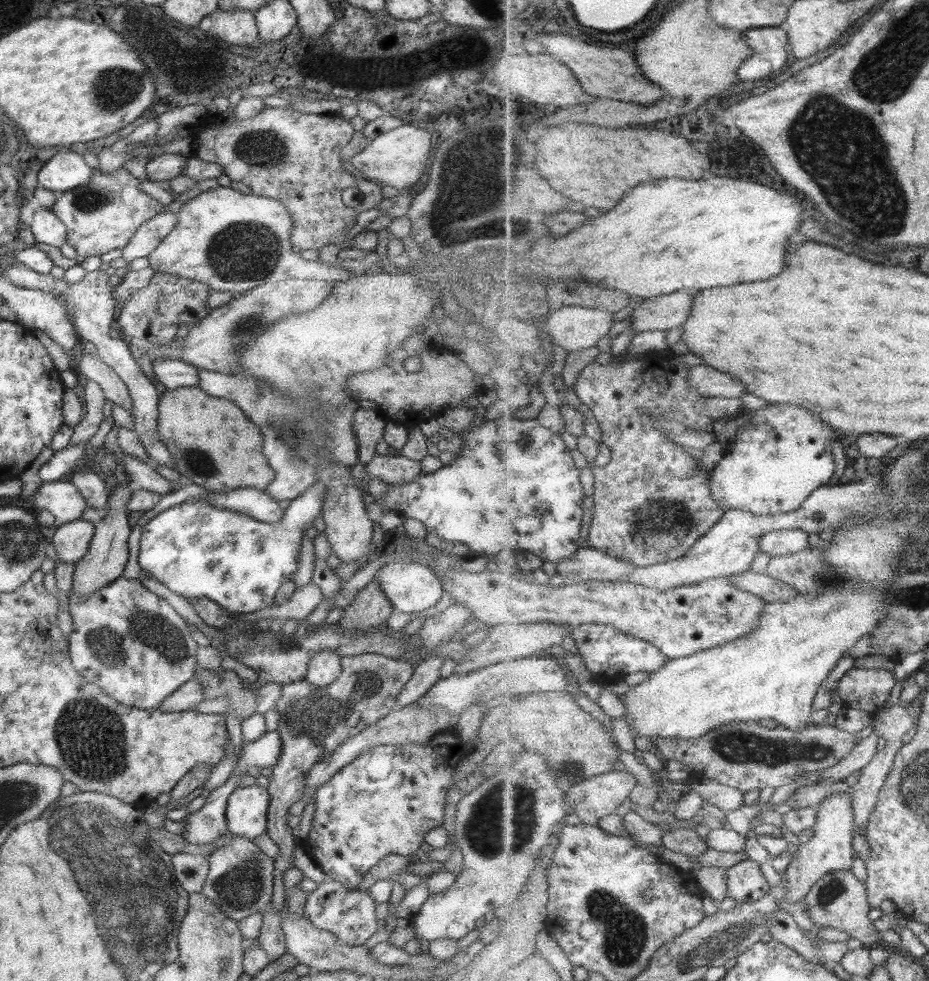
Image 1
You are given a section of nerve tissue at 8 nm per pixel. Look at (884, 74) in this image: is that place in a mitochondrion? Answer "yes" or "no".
yes

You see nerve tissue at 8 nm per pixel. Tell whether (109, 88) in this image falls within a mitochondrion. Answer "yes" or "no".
yes

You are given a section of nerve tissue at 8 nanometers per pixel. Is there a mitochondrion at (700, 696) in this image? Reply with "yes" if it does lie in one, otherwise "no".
no

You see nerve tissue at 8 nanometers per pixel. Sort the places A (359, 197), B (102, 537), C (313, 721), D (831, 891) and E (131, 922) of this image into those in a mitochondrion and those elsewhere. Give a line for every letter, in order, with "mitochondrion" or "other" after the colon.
A: other
B: other
C: mitochondrion
D: mitochondrion
E: mitochondrion

